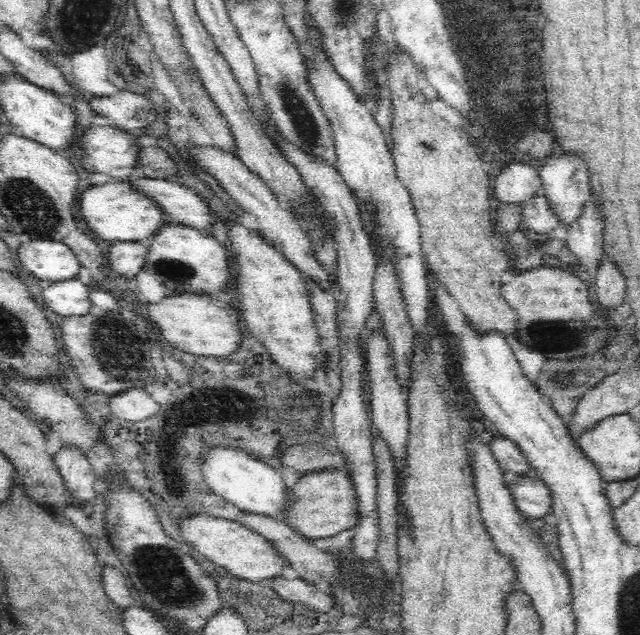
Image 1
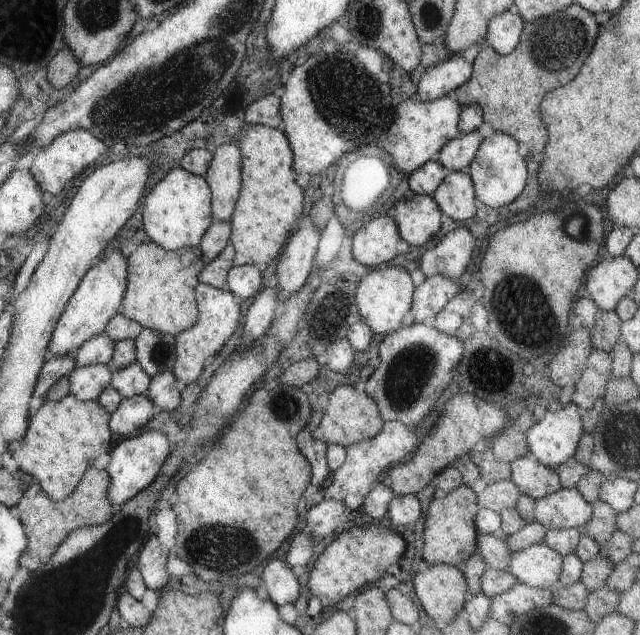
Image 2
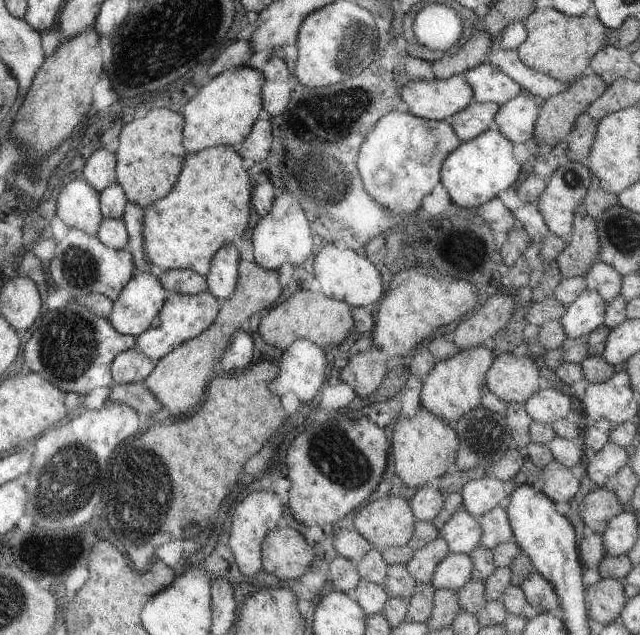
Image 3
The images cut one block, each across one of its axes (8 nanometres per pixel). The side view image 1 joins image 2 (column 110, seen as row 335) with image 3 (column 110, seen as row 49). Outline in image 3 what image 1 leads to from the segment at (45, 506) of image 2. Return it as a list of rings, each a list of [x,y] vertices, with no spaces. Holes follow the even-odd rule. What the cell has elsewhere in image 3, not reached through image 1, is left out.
[[[239,259],[235,288],[223,301],[217,316],[207,330],[203,330],[191,340],[182,342],[155,361],[153,370],[142,381],[115,384],[108,394],[109,402],[129,406],[144,418],[180,417],[195,410],[201,402],[207,383],[214,374],[214,366],[219,362],[235,330],[255,312],[271,307],[275,303],[275,298],[281,294],[277,278],[279,276],[276,270],[263,270],[253,261]]]

